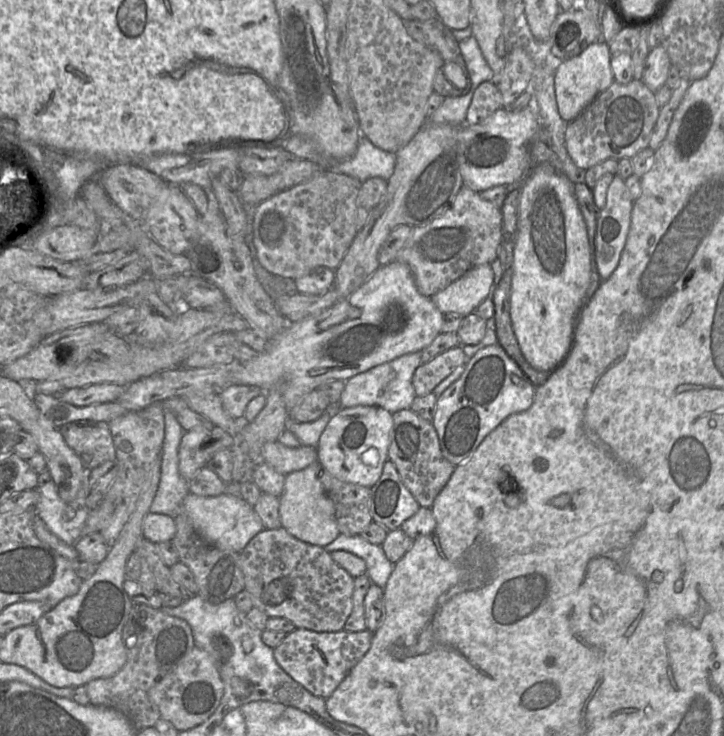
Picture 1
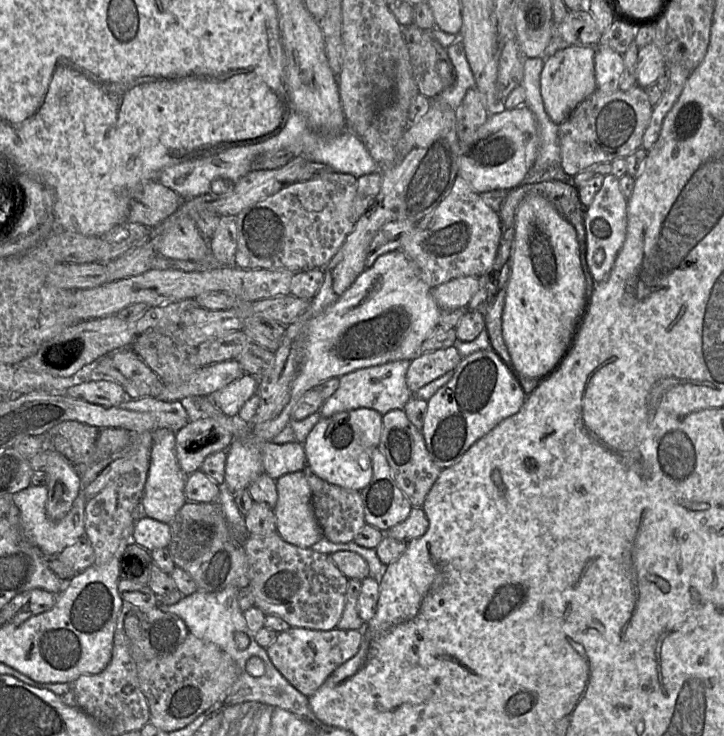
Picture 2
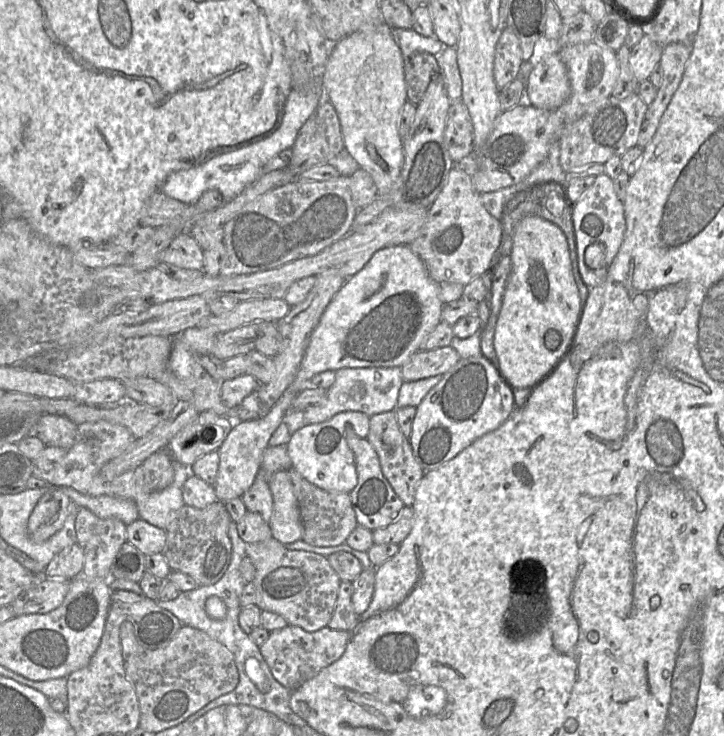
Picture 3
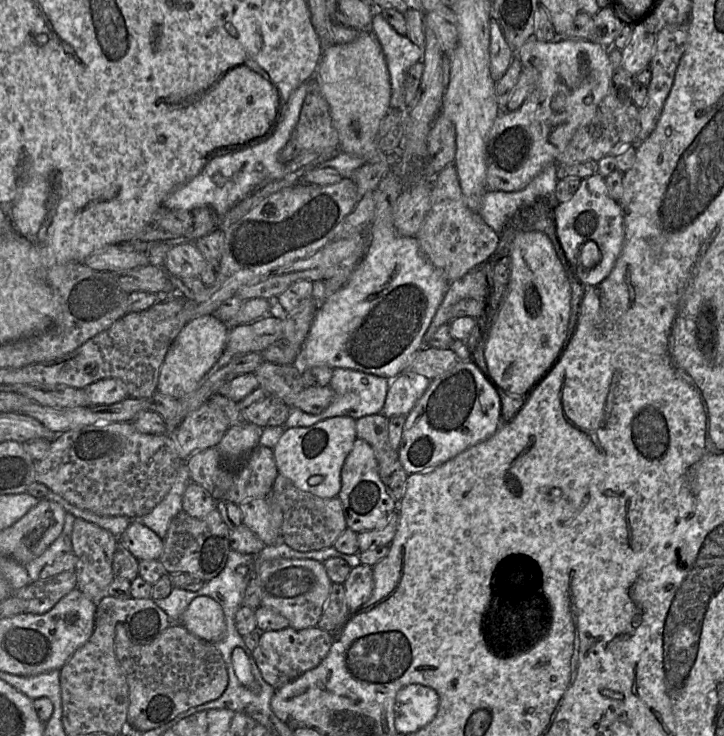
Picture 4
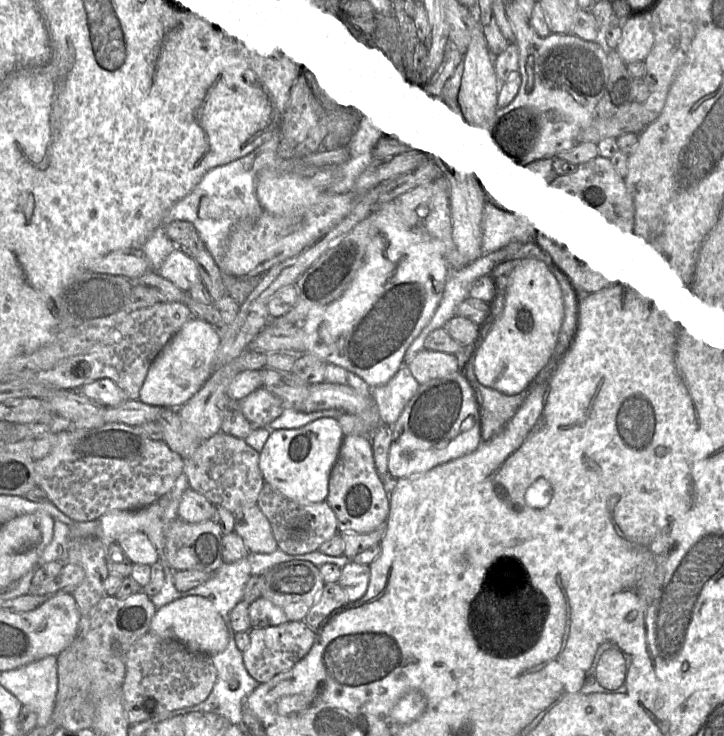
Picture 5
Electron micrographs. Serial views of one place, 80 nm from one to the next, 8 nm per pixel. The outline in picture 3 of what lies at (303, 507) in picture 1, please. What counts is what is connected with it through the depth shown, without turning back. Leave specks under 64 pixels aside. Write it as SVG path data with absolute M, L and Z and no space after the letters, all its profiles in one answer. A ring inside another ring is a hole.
M279 471L269 480L273 496L273 513L269 522L272 537L282 544L302 539L300 510L289 471Z

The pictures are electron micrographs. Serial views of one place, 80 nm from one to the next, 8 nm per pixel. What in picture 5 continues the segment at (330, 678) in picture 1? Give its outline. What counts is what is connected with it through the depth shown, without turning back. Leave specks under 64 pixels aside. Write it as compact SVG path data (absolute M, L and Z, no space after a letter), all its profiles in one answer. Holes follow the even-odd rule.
M289 621L279 626L251 628L249 635L250 644L243 652L243 663L252 678L265 683L277 674L290 670L304 658L315 643L318 633L304 621Z

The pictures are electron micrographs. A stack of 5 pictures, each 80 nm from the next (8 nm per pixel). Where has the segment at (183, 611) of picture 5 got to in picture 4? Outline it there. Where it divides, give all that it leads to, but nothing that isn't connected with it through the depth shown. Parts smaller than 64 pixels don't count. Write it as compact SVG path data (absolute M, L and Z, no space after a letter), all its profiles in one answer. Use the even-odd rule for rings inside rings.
M200 596L193 599L181 615L179 621L173 623L179 623L183 625L190 633L192 633L196 637L211 643L216 643L217 641L219 641L223 637L223 633L226 630L225 616L221 605L208 596Z

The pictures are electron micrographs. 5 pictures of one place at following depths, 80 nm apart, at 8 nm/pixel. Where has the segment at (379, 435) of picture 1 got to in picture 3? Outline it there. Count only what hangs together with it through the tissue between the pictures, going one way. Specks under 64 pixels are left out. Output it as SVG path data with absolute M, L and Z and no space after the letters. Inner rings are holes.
M357 411L342 412L321 423L305 424L291 435L286 444L292 469L323 490L350 493L358 481L350 439L367 437L369 425L370 416Z

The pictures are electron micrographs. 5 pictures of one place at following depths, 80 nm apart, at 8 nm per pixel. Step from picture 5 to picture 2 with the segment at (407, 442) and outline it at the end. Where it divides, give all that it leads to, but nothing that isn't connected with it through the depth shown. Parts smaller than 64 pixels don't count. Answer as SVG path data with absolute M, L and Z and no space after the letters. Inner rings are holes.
M491 347L462 358L459 365L455 368L452 378L428 400L427 412L421 428L427 450L438 467L445 469L456 464L475 442L488 434L503 420L519 412L527 398L527 395L522 389L519 378L520 376L514 372L512 366L508 366Z

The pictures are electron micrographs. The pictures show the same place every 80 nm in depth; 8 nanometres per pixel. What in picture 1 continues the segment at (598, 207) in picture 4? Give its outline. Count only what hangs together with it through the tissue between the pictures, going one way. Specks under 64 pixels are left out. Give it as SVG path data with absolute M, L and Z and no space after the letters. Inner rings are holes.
M615 175L607 190L605 206L599 209L595 230L593 264L603 280L608 279L619 264L630 230L633 203L625 180Z

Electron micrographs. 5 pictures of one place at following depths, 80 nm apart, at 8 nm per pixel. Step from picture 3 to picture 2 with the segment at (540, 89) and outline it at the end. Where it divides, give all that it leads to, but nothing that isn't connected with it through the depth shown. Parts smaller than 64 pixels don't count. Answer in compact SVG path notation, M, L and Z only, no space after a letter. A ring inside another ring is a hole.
M568 47L544 59L540 77L541 96L545 110L556 124L566 120L574 109L596 90L594 47Z

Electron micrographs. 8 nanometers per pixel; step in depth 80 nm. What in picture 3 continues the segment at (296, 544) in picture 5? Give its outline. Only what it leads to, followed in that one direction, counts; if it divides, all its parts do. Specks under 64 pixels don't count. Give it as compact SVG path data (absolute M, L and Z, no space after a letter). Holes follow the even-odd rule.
M293 469L289 470L294 494L297 498L303 528L302 541L319 547L345 544L351 532L358 527L349 493L323 490L304 479Z

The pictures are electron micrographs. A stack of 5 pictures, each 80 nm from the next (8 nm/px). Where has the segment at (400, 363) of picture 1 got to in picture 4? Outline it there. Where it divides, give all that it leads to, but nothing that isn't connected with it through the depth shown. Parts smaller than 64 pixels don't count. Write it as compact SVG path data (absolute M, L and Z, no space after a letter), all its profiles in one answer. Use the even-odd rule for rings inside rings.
M334 368L330 387L334 391L334 399L322 412L309 414L296 408L291 408L288 418L284 424L286 428L308 427L327 418L348 416L358 419L363 416L378 414L382 412L390 379L379 377L352 369Z

